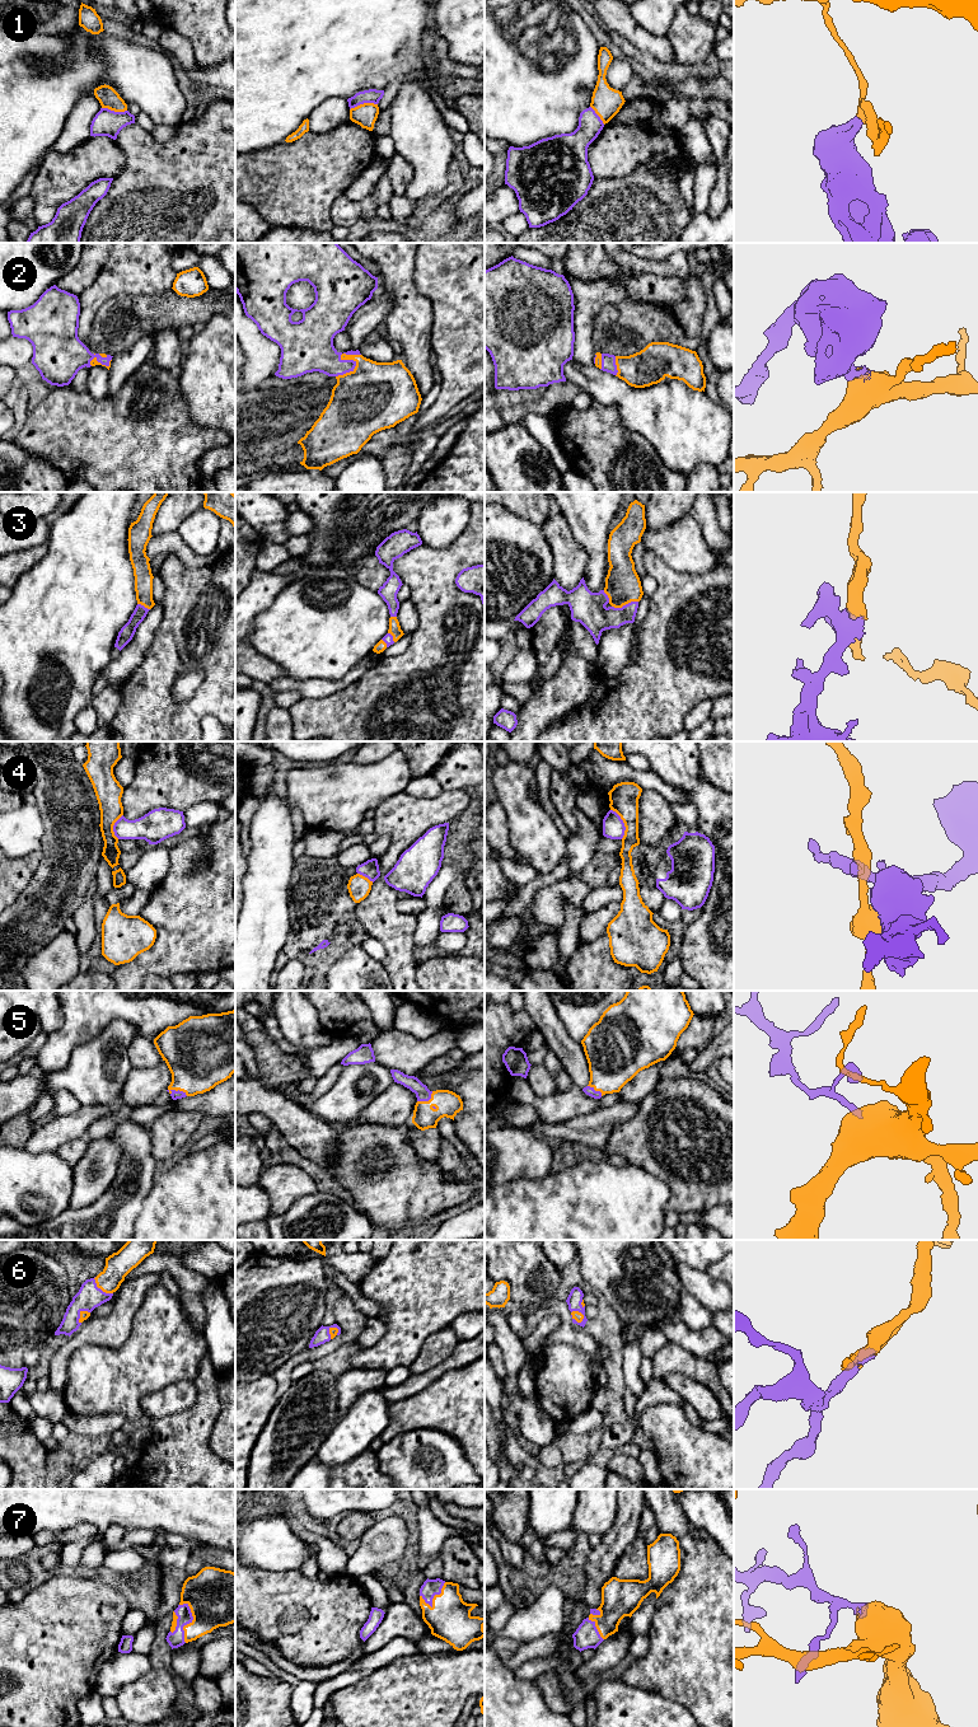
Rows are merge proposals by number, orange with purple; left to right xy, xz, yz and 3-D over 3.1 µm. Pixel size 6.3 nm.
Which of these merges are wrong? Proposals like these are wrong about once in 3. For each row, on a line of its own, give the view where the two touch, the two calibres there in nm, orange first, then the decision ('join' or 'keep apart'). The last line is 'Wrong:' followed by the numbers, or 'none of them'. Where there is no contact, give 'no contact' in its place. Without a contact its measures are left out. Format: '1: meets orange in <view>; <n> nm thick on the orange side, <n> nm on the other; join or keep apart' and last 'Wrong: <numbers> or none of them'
1: meets orange in xz; 150 nm thick on the orange side, 90 nm on the other; keep apart
2: meets orange in xz; 360 nm thick on the orange side, 280 nm on the other; join
3: meets orange in yz; 220 nm thick on the orange side, 220 nm on the other; join
4: meets orange in yz; 180 nm thick on the orange side, 140 nm on the other; keep apart
5: meets orange in xy; 420 nm thick on the orange side, 50 nm on the other; join
6: meets orange in yz; 60 nm thick on the orange side, 90 nm on the other; join
7: meets orange in xy; 360 nm thick on the orange side, 100 nm on the other; join
Wrong: 1, 4

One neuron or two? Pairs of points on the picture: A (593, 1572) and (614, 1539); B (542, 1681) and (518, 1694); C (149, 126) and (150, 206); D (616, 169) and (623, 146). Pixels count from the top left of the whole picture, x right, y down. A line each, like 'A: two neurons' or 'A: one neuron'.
A: one neuron
B: two neurons
C: two neurons
D: one neuron

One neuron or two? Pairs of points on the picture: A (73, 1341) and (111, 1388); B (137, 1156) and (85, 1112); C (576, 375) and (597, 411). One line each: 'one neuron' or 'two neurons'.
A: two neurons
B: two neurons
C: two neurons

